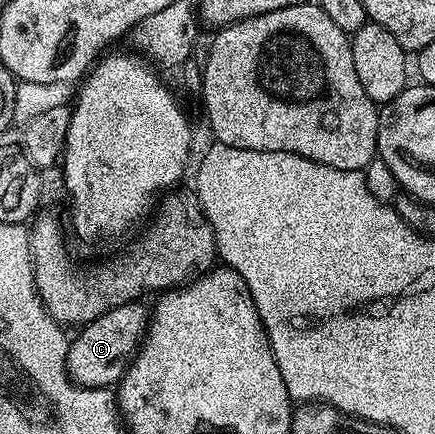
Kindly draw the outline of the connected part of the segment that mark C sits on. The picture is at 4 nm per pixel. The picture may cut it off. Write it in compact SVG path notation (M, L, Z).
M129 302L121 304L119 307L112 308L111 311L105 312L91 322L78 328L75 336L69 342L69 350L67 351L67 365L69 367L69 376L79 385L91 387L92 389L106 389L113 387L120 382L129 370L129 364L136 357L138 349L141 348L141 342L144 341L148 324L151 320L150 310L146 309L144 302Z

